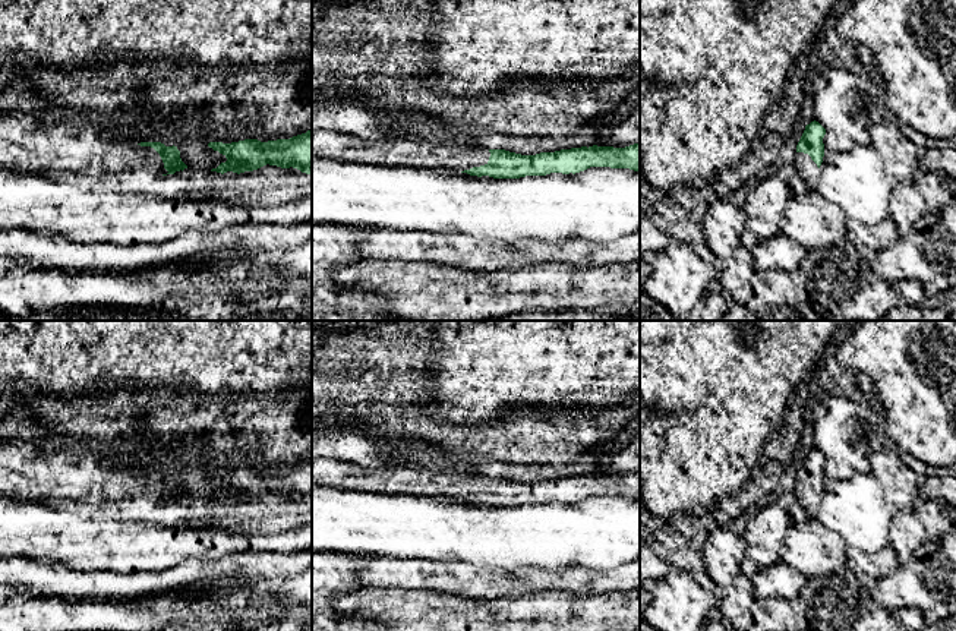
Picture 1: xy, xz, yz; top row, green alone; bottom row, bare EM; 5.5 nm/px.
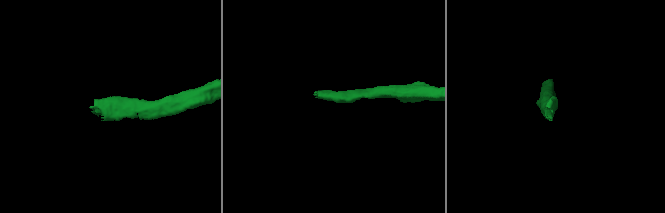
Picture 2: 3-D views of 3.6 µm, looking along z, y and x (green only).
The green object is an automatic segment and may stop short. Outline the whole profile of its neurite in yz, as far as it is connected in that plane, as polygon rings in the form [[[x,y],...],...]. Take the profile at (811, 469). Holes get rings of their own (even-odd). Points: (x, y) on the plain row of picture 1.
[[[814,448],[805,454],[796,473],[793,496],[808,514],[813,514],[820,504],[820,493],[824,485],[824,463],[826,457]]]

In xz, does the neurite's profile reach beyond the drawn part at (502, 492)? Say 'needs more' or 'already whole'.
needs more

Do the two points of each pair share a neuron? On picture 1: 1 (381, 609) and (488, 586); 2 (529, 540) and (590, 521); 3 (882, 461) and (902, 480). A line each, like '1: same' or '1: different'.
1: different
2: same
3: same

